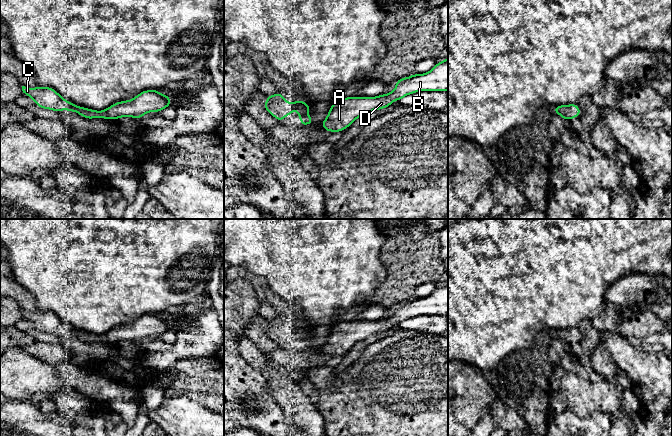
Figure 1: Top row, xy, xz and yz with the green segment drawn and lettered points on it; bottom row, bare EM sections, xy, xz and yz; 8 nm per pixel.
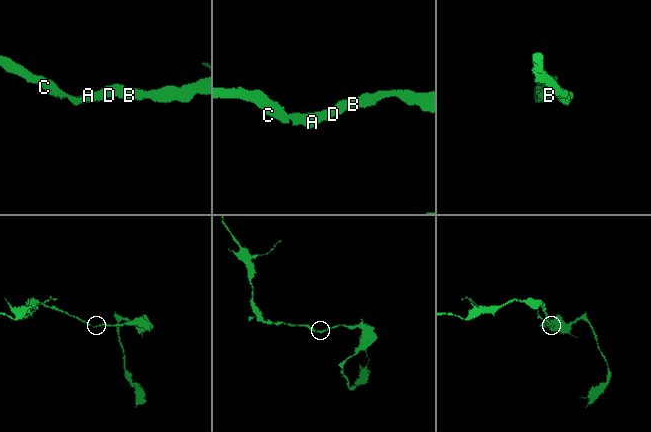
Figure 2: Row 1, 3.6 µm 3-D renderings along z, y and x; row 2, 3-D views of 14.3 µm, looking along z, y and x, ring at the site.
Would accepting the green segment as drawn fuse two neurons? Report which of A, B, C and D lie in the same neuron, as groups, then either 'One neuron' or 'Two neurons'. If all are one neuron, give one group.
Groups: A B C D. One neuron

